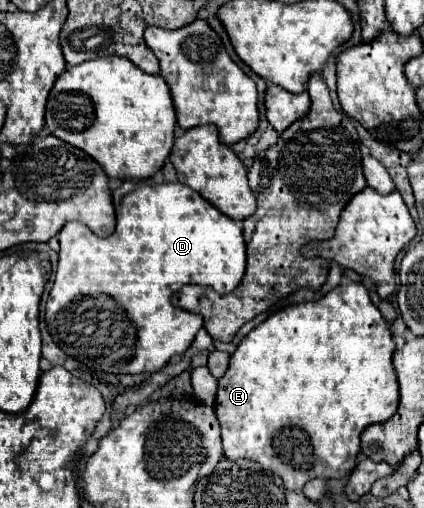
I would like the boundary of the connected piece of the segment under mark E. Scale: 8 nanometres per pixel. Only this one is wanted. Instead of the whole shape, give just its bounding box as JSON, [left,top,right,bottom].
[214,276,400,492]

